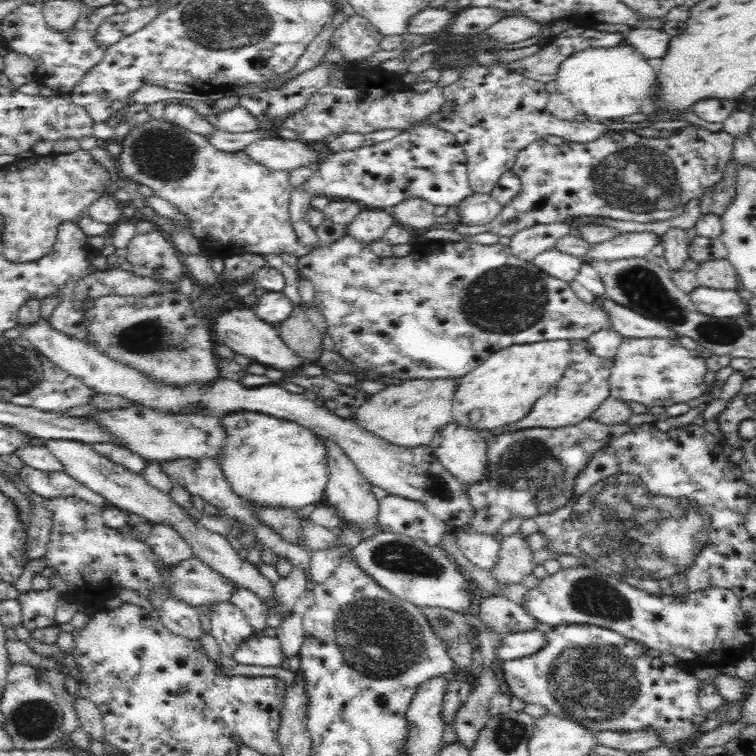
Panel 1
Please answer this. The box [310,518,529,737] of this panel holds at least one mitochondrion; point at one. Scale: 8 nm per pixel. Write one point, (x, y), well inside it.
(379, 641)

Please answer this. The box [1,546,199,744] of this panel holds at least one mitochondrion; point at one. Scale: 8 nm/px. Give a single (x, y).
(33, 719)

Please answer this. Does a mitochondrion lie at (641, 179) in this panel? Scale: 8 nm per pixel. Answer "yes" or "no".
yes

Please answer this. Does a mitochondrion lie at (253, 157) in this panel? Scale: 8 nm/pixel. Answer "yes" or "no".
no

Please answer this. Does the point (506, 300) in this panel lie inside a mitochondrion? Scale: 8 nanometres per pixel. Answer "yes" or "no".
yes

